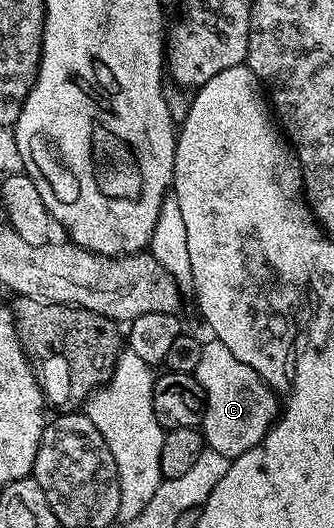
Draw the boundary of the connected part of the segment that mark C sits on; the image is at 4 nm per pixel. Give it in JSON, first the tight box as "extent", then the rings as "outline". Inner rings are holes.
{"extent":[195,340,279,460],"outline":[[[209,340],[201,347],[195,377],[205,393],[203,433],[206,447],[230,460],[255,448],[279,417],[279,398],[243,360],[235,360],[222,342]]]}

